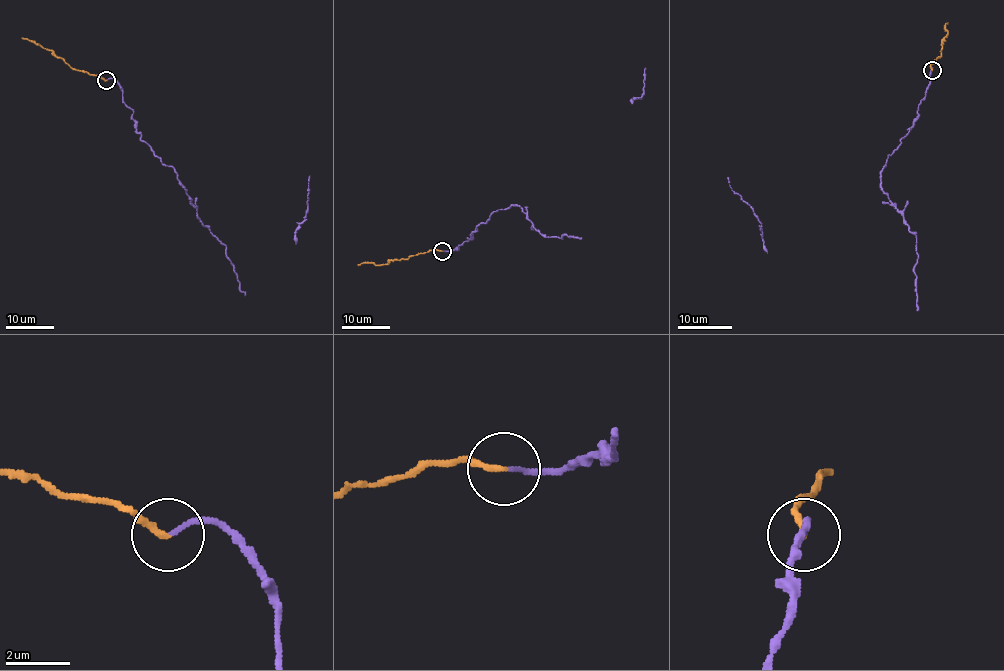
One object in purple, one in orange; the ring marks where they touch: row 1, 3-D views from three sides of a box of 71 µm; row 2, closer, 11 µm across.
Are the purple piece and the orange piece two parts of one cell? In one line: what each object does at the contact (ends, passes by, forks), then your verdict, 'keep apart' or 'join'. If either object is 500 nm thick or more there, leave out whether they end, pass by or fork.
purple ends; orange ends; join

